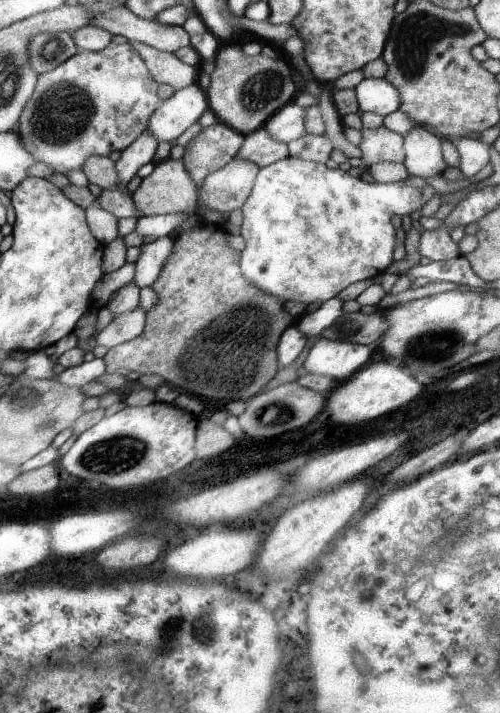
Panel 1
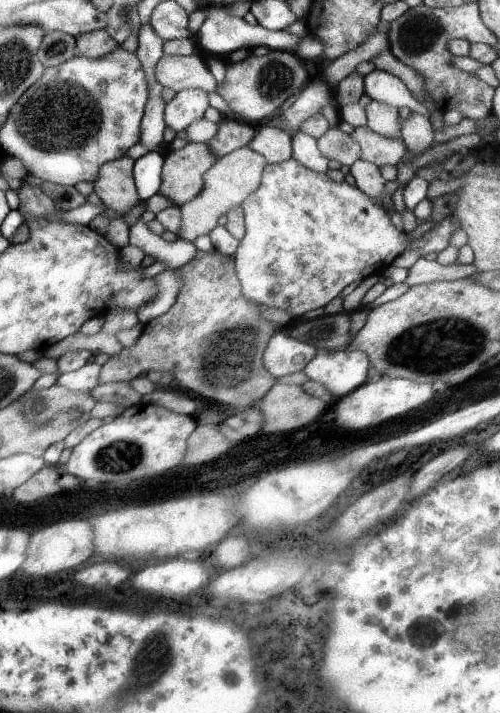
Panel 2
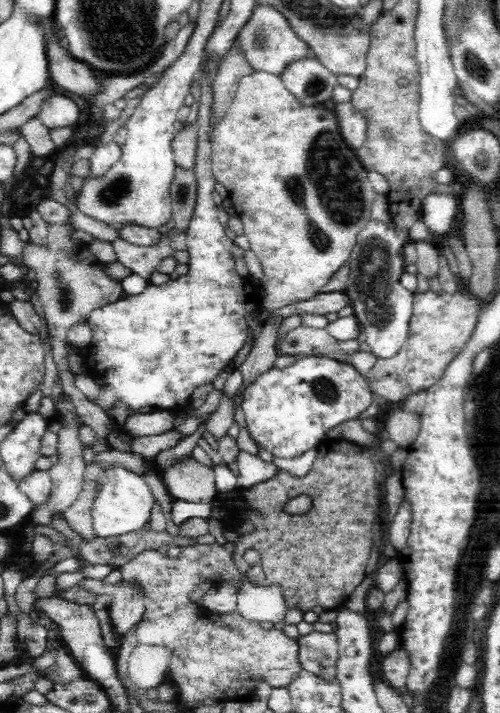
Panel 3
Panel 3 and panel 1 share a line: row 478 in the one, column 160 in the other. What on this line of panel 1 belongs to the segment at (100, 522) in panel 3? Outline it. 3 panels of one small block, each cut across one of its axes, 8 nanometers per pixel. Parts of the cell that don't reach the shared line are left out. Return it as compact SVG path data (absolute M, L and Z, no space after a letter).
M196 82L175 90L174 94L170 98L162 100L163 105L151 114L146 130L150 136L156 139L158 144L160 142L172 142L174 138L177 139L208 110L206 94L198 88L198 85L198 82Z

